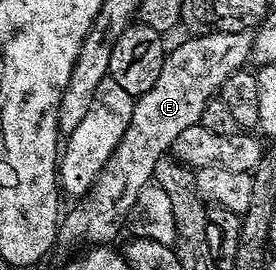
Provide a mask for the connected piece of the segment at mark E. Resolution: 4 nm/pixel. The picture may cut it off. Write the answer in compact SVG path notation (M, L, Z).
M212 30L203 36L187 35L185 39L167 51L156 86L135 99L132 122L128 122L120 146L116 146L112 158L108 158L94 185L67 216L65 213L61 217L63 245L110 246L115 243L118 231L127 223L132 202L136 202L142 187L153 181L156 162L173 149L176 138L180 138L188 126L201 121L204 106L221 93L224 82L228 82L232 74L247 67L254 50L253 31Z

